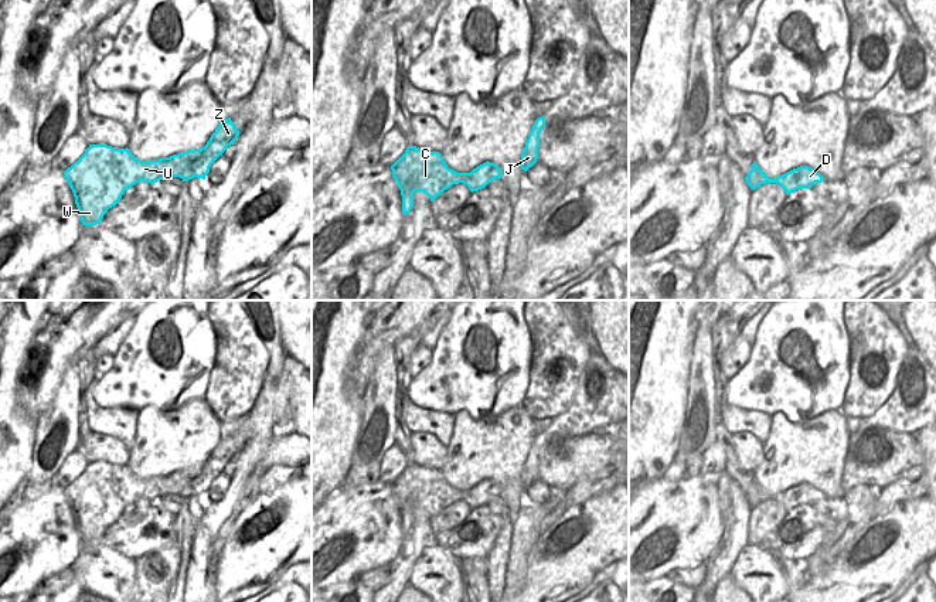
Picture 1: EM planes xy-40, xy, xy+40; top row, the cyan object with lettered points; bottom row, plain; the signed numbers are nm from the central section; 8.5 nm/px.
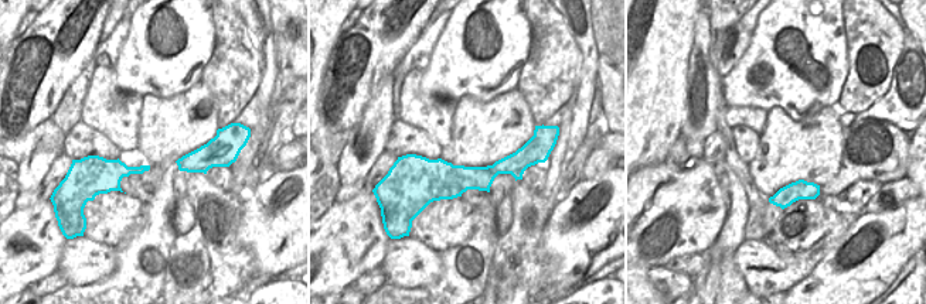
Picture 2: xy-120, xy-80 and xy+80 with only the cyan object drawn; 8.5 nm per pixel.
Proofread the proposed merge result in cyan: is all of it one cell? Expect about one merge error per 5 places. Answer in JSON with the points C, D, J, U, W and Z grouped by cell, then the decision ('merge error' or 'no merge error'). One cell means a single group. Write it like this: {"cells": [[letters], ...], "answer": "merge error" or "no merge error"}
{"cells": [["C", "D", "J", "U", "W", "Z"]], "answer": "no merge error"}

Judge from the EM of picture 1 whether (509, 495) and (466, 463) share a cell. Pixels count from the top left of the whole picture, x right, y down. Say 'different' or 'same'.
same

